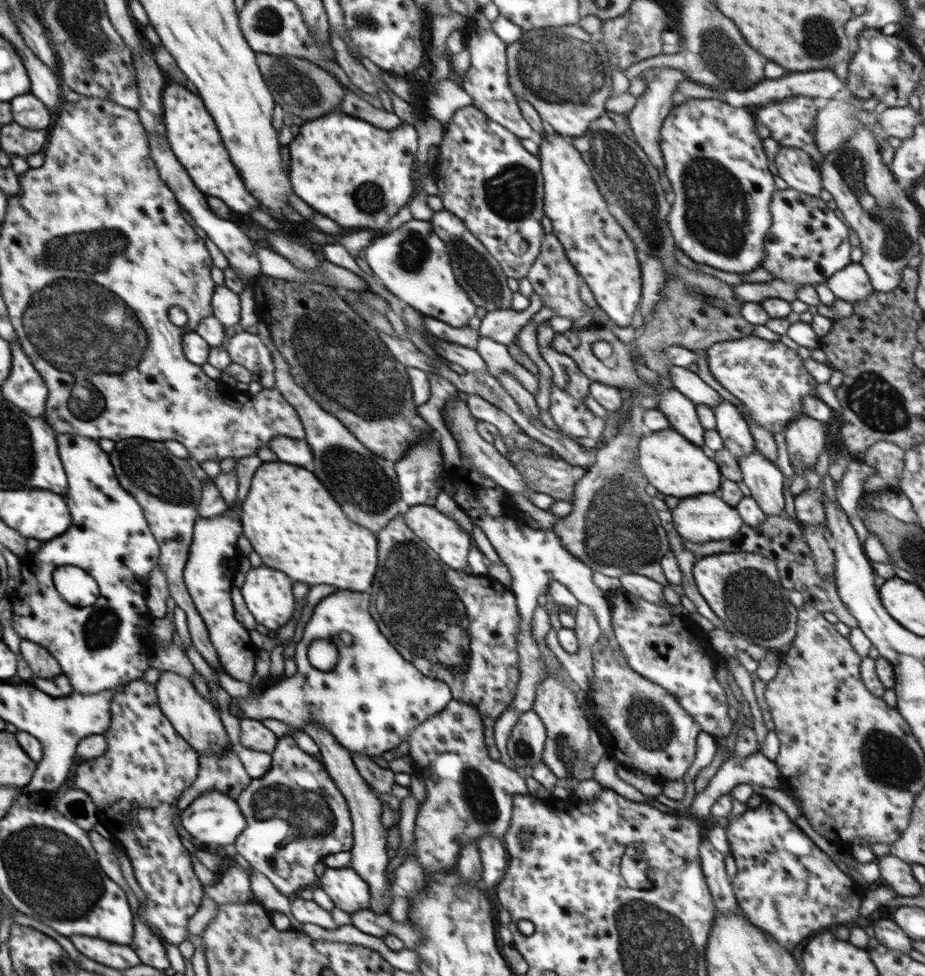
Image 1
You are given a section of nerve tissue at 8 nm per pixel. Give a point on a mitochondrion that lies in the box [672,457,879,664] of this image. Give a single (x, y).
(753, 603)

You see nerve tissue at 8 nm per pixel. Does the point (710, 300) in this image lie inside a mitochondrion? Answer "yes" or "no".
yes

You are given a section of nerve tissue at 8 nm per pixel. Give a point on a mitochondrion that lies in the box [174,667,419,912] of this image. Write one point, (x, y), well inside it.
(301, 813)

